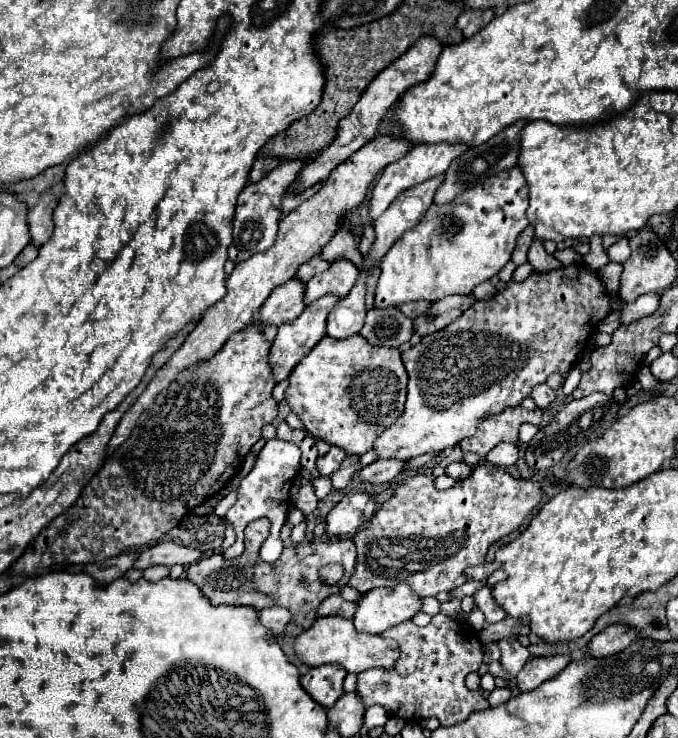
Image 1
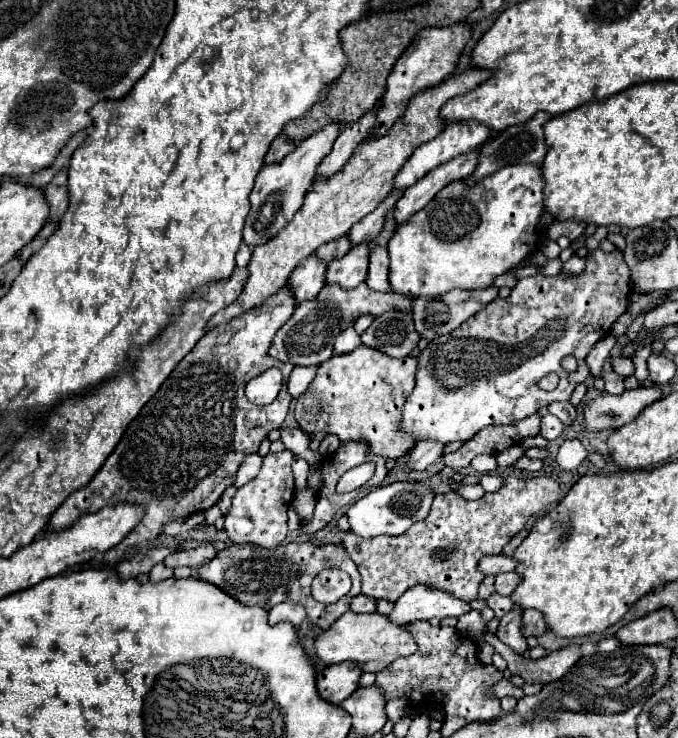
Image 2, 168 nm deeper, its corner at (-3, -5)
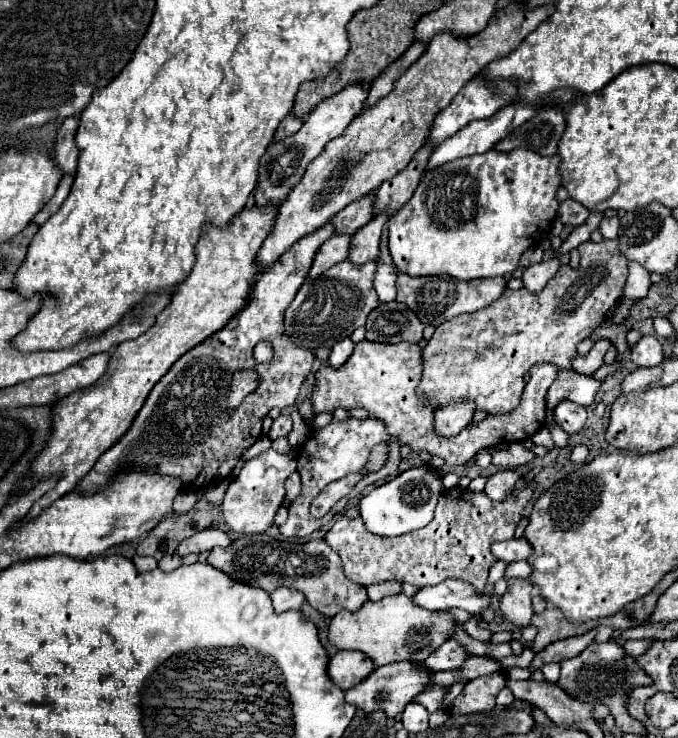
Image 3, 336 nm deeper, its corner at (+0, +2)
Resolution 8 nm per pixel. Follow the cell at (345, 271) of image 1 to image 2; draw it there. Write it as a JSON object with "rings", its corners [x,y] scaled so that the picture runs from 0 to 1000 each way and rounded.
{"rings":[[[544,331],[521,333],[506,350],[497,350],[482,363],[482,382],[506,390],[524,390],[538,382],[544,369]]]}

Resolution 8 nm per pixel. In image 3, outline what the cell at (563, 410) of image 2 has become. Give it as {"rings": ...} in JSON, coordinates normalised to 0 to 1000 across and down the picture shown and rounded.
{"rings":[[[826,543],[817,554],[817,568],[835,587],[850,587],[864,573],[864,551],[844,543]]]}

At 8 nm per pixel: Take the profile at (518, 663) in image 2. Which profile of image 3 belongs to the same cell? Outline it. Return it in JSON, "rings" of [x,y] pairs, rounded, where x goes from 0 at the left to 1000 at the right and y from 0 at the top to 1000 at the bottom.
{"rings":[[[867,855],[867,858],[855,860],[855,863],[838,863],[832,869],[820,869],[814,874],[802,877],[799,882],[794,882],[782,904],[785,907],[799,907],[802,901],[829,898],[829,896],[835,896],[841,890],[850,890],[850,888],[855,888],[855,882],[861,882],[870,874],[876,860],[879,860],[879,855]]]}

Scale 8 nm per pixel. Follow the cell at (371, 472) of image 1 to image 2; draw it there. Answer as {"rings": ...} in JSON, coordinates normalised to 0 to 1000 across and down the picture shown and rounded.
{"rings":[[[621,596],[609,612],[603,612],[603,626],[600,631],[606,637],[627,637],[639,626],[645,626],[653,618],[656,602],[642,599],[642,596]]]}

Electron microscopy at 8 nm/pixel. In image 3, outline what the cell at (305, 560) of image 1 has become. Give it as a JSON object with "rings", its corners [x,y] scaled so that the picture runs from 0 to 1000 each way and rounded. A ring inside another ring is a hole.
{"rings":[[[363,725],[348,730],[339,741],[316,741],[307,752],[307,763],[336,782],[354,790],[369,790],[375,795],[389,798],[392,804],[407,801],[410,795],[431,795],[451,806],[454,817],[472,828],[475,833],[493,836],[496,831],[513,825],[531,825],[531,820],[543,812],[540,798],[525,793],[507,779],[507,768],[501,752],[490,747],[481,733],[454,733],[454,736],[422,736],[410,733],[398,725]],[[451,774],[475,774],[475,776],[451,776]]]}

